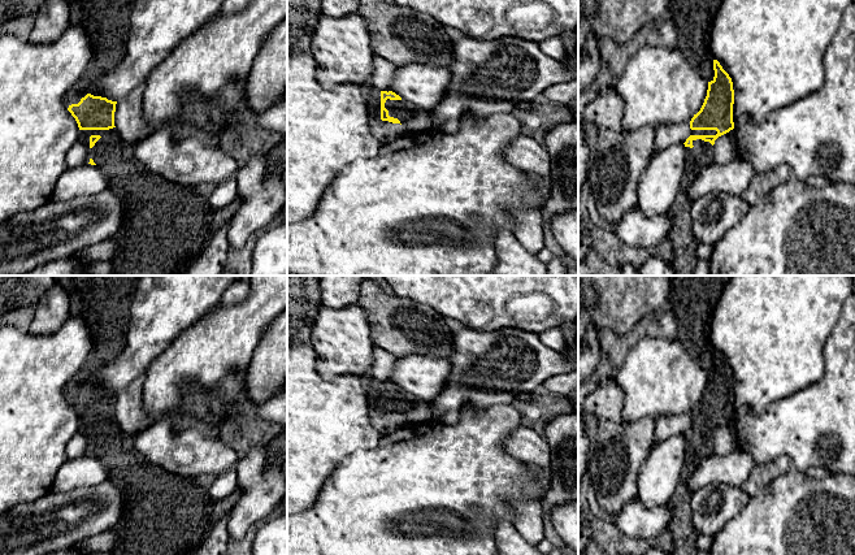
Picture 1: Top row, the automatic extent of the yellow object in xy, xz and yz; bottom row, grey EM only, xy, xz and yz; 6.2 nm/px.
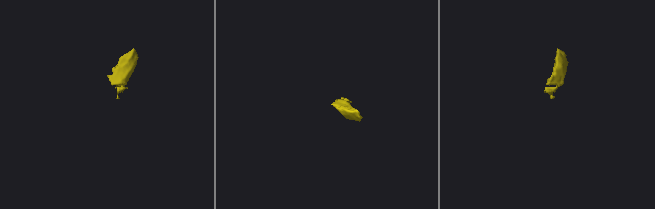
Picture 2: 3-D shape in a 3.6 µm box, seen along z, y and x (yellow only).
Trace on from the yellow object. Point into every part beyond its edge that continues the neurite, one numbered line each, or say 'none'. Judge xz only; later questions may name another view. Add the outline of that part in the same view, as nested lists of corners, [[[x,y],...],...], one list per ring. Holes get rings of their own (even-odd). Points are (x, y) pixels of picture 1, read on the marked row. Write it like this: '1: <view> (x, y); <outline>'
1: xz (402, 109); [[[390,100],[385,103],[385,108],[389,110],[389,116],[398,118],[400,123],[412,117],[417,112],[417,107],[407,100]]]

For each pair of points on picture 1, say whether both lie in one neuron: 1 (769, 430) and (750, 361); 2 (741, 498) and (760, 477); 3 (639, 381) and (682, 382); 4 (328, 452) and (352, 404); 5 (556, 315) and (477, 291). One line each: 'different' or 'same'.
1: different
2: different
3: same
4: same
5: same

